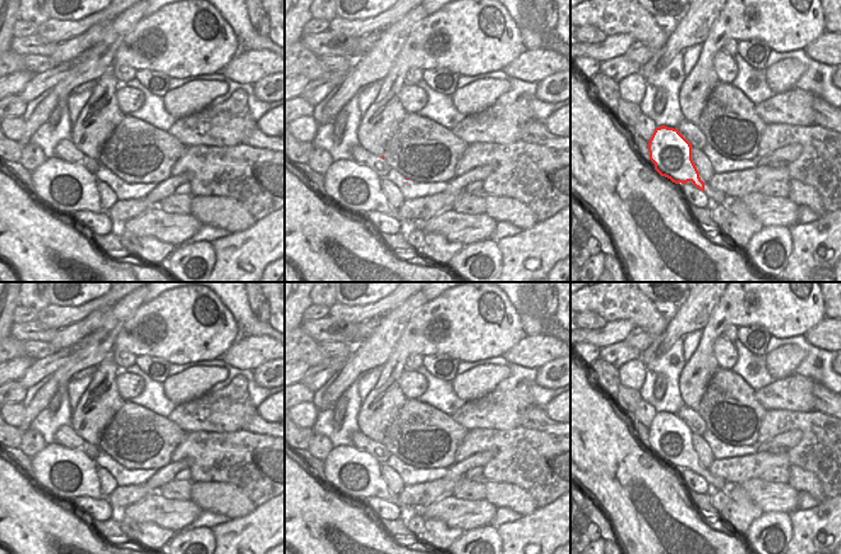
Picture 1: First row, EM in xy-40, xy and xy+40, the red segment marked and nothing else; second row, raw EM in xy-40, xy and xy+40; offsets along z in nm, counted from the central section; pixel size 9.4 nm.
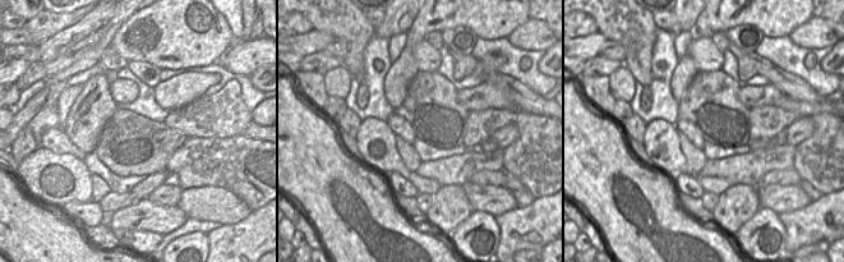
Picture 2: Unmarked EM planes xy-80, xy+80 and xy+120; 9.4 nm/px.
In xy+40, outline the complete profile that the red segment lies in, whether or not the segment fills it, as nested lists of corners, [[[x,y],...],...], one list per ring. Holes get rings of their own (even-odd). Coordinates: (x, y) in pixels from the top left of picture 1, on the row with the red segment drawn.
[[[665,125],[656,128],[650,142],[650,160],[655,167],[641,160],[630,161],[629,170],[619,180],[621,198],[627,199],[646,185],[651,191],[648,202],[655,206],[659,218],[671,220],[674,226],[693,220],[679,188],[679,183],[692,181],[696,188],[704,190],[704,183],[692,160],[692,146],[678,129]]]

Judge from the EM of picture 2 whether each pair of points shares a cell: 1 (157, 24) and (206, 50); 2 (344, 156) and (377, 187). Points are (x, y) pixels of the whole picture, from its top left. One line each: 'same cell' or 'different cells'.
1: same cell
2: same cell

